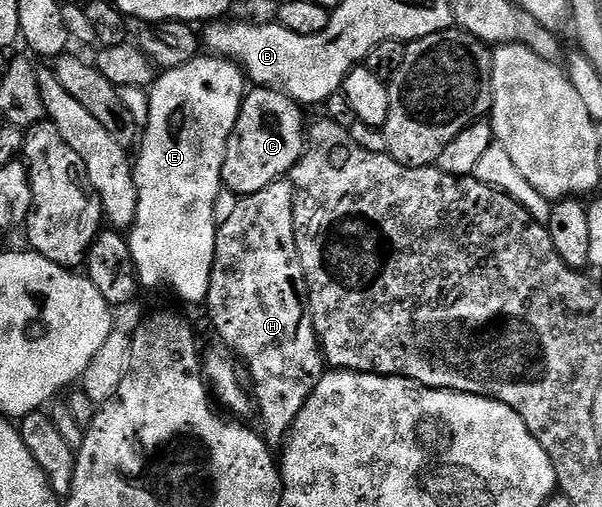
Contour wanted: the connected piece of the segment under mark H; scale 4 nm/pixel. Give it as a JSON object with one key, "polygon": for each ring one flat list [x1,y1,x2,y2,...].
{"polygon":[[288,179,276,180,255,194,240,197,231,218,219,225,208,308,209,320,213,323,218,338,222,340,218,341,247,369,248,379,252,381,251,396,255,401,255,412,256,415,261,415,259,428,266,444,284,445,289,431,293,429,295,418,299,418,299,410,303,410,307,398,311,398,311,390,319,386,321,377,327,371,309,309,305,271,299,262,295,246,293,185]]}

